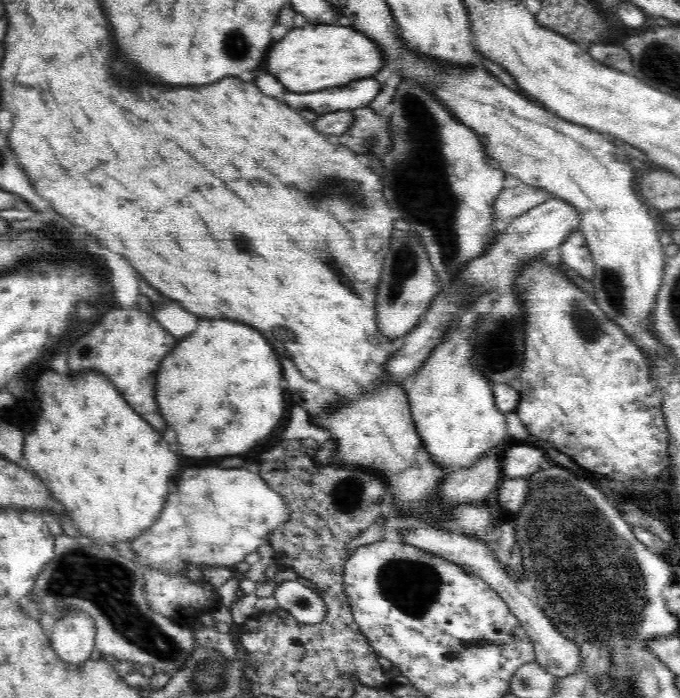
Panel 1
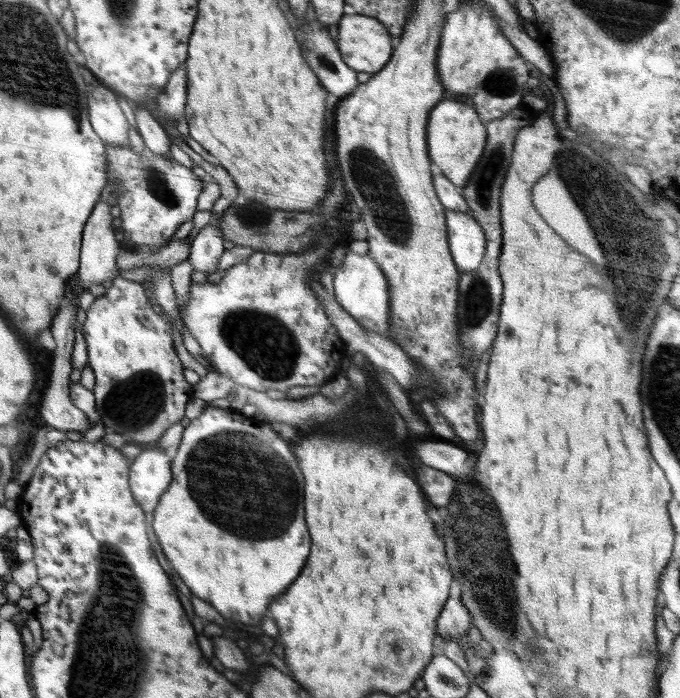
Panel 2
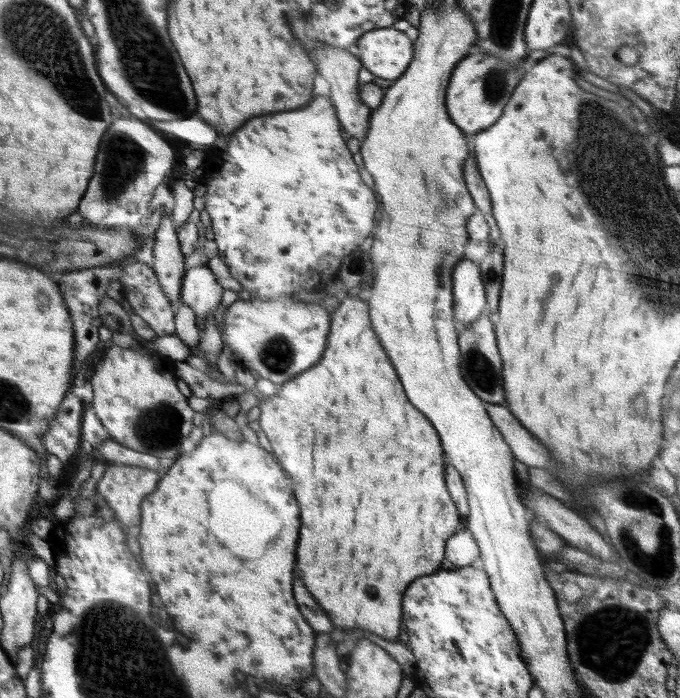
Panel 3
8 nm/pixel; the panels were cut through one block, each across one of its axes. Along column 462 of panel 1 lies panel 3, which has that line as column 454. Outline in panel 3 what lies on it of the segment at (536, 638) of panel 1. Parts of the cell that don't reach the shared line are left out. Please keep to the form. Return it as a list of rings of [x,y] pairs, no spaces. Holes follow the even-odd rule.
[[[463,526],[448,540],[445,546],[446,565],[453,567],[478,564],[479,544],[473,534]]]

